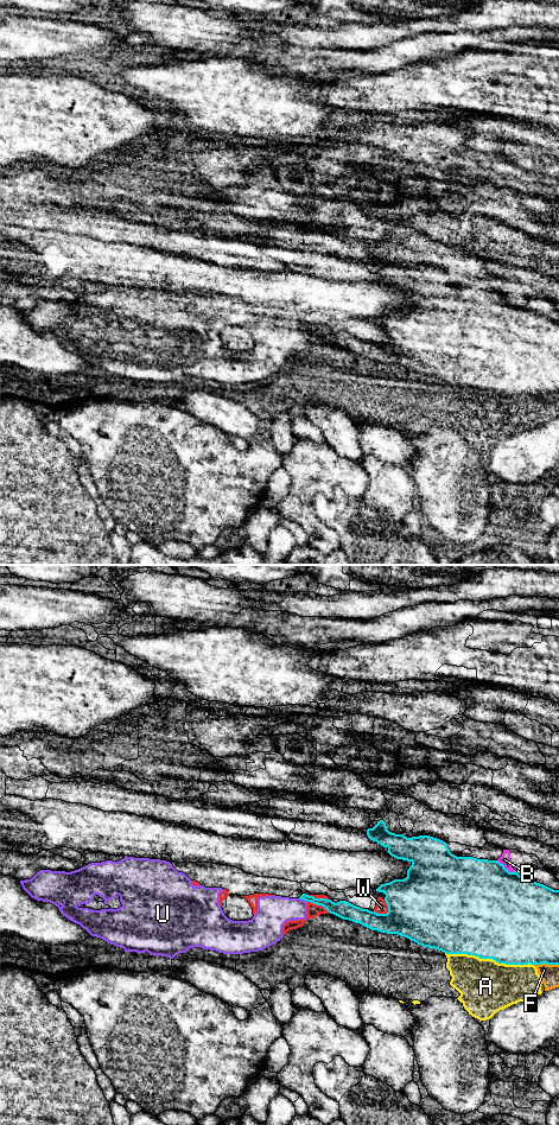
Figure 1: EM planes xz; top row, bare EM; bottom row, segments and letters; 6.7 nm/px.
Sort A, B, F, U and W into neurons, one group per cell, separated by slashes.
A / B / F / U W

